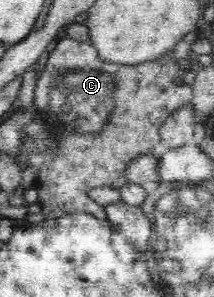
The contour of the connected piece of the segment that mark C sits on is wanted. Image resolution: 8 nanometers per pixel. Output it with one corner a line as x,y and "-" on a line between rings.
68,36
60,39
54,50
42,60
44,67
39,71
35,85
33,106
56,127
56,146
48,147
39,155
39,179
34,188
38,191
38,207
46,220
57,219
66,214
85,212
100,220
107,220
105,207
89,197
89,192
98,186
108,186
123,175
128,165
141,155
161,152
159,130
180,106
190,104
193,90
190,85
176,85
175,78
185,72
171,58
171,50
138,65
122,65
104,62
98,51
88,41
79,41

